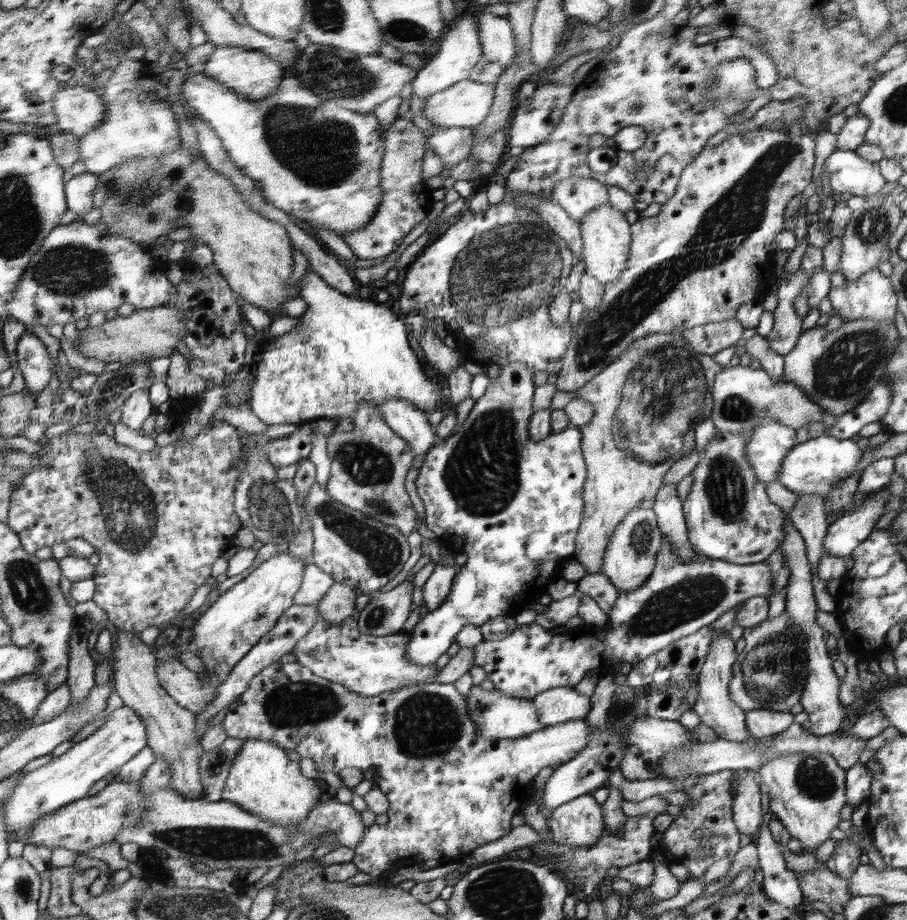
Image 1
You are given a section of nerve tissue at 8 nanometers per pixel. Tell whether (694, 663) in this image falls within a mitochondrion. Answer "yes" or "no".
no

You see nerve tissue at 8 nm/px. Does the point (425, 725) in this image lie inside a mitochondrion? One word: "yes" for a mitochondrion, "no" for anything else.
yes

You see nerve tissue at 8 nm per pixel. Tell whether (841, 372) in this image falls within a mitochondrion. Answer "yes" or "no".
yes

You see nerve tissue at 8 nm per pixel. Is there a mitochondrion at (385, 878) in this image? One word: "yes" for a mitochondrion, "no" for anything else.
no

